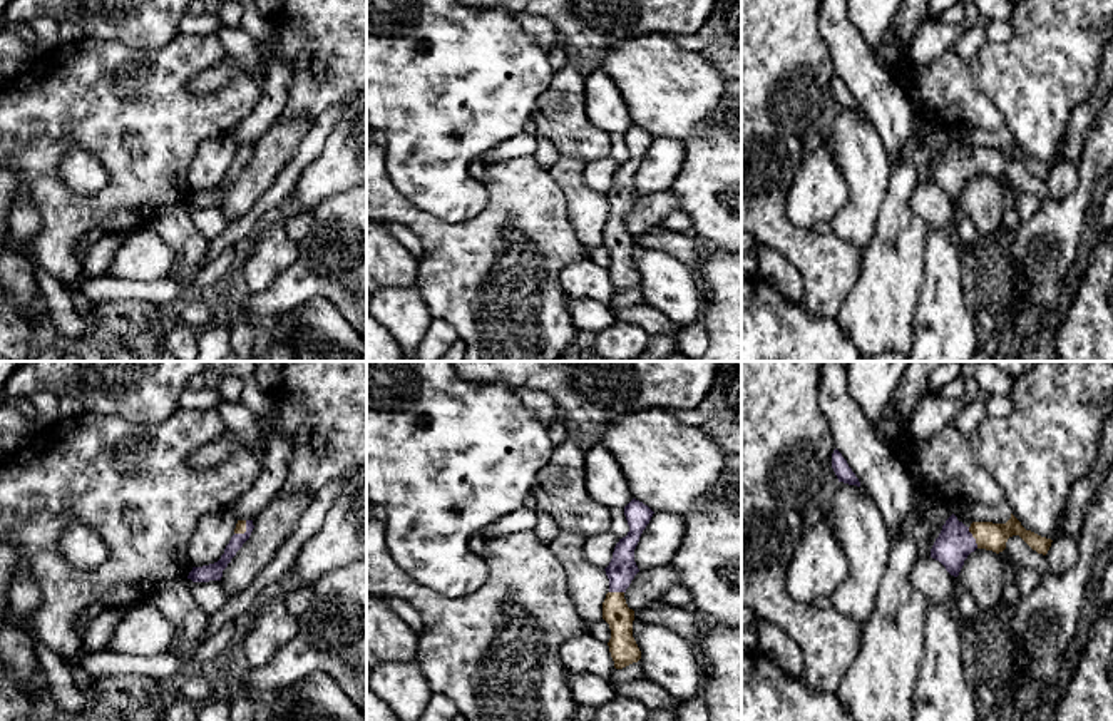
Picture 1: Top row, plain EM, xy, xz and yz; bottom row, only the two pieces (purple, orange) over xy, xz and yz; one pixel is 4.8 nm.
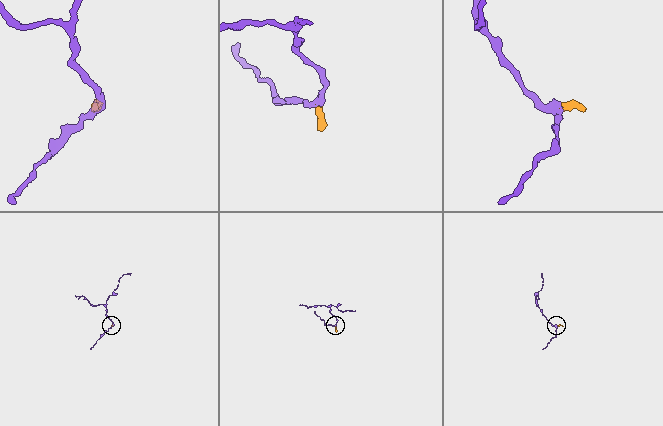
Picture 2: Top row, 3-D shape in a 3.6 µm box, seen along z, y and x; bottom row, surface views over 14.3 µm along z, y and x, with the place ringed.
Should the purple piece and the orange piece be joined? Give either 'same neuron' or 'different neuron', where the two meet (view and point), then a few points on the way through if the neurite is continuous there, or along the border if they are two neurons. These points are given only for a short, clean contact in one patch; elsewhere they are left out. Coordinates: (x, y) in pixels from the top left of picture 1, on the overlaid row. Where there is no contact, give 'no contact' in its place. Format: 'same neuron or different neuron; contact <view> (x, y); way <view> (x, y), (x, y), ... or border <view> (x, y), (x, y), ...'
same neuron; contact yz (973, 537); way yz (953, 546), (958, 541), (973, 537), (988, 536)

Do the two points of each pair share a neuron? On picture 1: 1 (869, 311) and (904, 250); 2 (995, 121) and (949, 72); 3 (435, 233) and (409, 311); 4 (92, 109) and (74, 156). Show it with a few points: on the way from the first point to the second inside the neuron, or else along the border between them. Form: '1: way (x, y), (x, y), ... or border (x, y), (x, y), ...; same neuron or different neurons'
1: way (884, 296), (892, 276), (892, 265); same neuron
2: way (983, 111), (956, 84); same neuron
3: border (415, 283), (434, 318); different neurons
4: border (57, 164), (71, 144), (79, 144), (106, 171); different neurons

